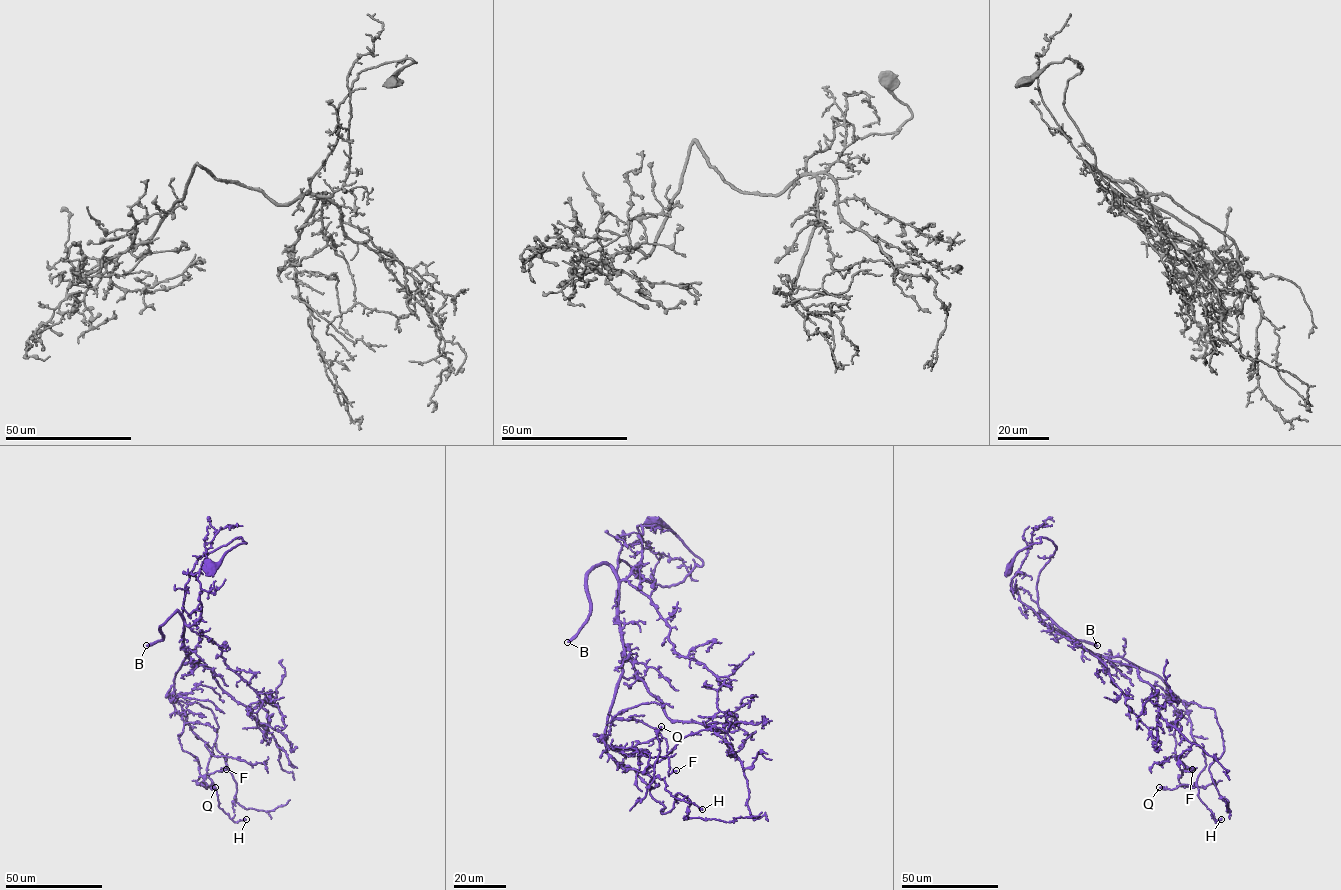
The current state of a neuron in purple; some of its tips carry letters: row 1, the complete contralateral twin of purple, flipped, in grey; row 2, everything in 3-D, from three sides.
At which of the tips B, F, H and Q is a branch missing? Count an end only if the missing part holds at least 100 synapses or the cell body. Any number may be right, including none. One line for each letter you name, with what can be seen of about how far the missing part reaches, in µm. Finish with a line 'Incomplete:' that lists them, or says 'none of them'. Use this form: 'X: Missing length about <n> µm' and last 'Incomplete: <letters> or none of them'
B: Missing length about 160 µm
Incomplete: B

